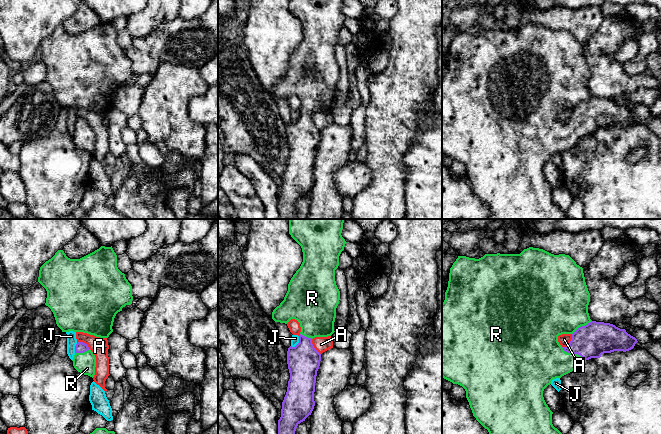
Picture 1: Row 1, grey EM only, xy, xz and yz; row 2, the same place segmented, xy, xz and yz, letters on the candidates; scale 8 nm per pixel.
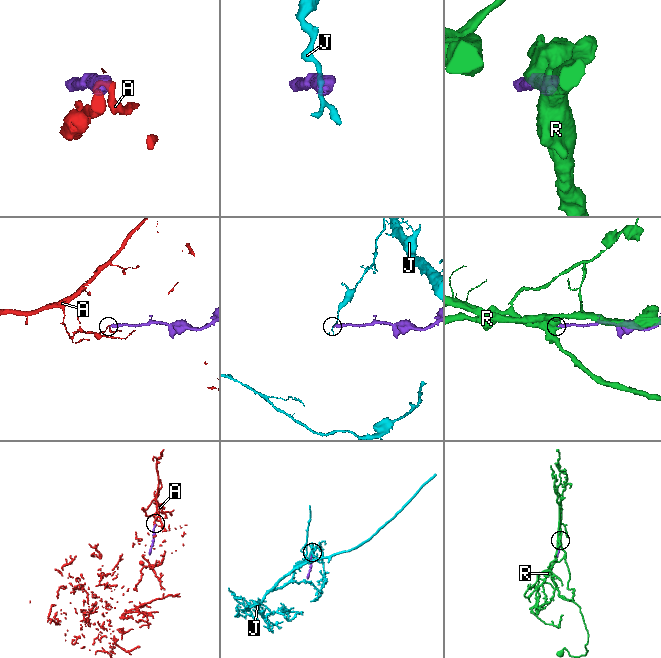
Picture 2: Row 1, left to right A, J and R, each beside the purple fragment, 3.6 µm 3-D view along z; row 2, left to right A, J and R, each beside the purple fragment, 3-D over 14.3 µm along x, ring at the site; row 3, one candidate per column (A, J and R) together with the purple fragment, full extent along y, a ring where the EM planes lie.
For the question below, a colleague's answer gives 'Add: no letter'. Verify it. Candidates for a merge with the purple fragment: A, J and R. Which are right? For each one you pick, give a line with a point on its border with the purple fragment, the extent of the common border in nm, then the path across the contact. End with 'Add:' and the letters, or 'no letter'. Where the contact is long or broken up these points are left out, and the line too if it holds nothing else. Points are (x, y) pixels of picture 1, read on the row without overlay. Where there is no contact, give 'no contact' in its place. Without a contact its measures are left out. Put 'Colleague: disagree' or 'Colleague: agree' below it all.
R: meets purple in yz at (573, 129); contact 220 nm long
Add: R
Colleague: disagree

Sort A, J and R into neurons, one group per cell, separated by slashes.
A / J / R

